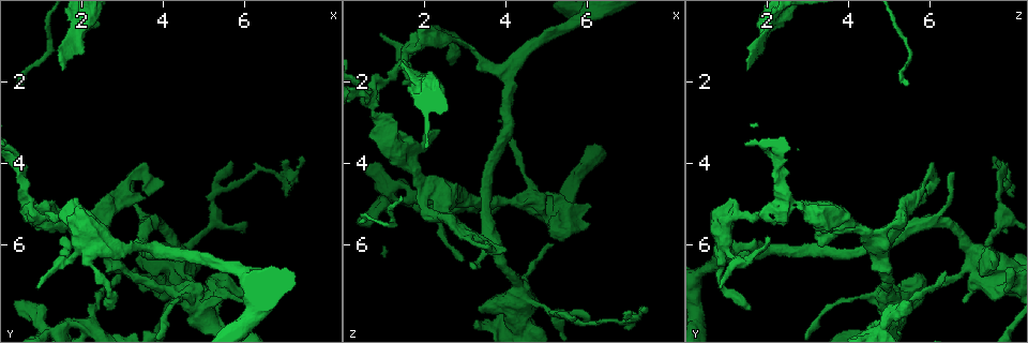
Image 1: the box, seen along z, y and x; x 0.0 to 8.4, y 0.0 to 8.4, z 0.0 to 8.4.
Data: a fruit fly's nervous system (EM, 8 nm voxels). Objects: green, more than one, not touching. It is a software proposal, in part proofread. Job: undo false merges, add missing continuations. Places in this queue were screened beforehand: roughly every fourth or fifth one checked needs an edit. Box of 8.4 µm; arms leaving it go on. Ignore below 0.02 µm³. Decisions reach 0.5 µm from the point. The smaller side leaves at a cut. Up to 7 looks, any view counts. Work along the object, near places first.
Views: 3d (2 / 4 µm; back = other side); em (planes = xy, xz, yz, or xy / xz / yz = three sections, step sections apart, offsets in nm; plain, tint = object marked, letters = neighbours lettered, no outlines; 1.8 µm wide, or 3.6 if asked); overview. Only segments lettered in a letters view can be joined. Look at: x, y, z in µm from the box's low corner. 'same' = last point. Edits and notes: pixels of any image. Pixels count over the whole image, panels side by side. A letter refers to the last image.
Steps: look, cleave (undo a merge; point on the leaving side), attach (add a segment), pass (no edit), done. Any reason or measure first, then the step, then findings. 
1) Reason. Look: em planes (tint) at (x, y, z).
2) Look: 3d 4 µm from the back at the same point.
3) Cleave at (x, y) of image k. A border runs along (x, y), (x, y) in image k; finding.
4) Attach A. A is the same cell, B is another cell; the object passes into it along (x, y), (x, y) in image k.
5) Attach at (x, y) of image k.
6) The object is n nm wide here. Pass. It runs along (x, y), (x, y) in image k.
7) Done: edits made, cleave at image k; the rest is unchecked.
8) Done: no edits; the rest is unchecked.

Branch point. Look: 3d 4 µm at (5.05, 7.55, 5.30).

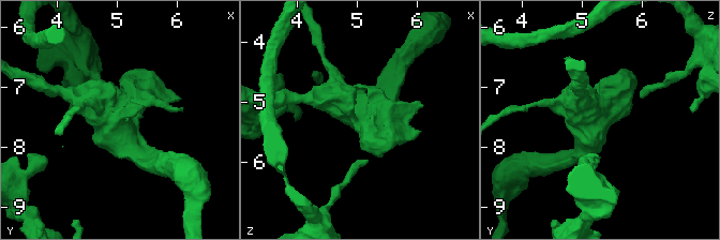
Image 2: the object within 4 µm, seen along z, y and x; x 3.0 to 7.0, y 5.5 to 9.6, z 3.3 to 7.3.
Look: em 3.6 µm xy step 4 (letters) at (5.05, 7.50, 5.30).

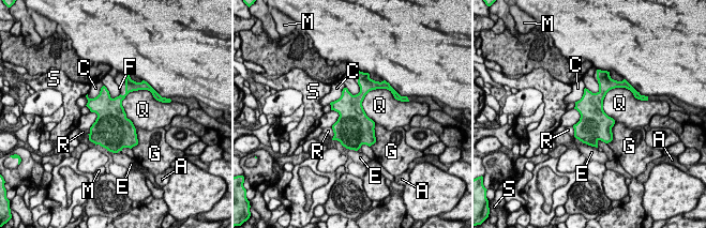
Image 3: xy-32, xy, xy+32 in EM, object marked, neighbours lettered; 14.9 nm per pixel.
Another direction. Look: em 3.6 µm planes (letters) at the same point.

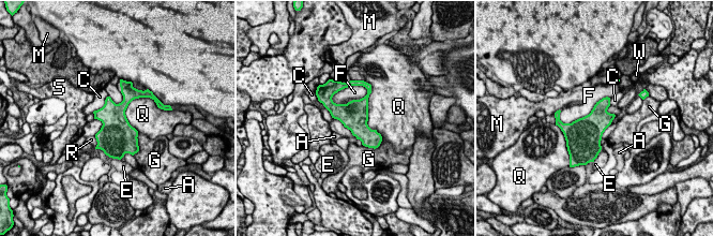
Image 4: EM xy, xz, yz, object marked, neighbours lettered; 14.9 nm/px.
Pass. A, C, E, F, G, M, Q, R, S and W are other cells; continuous, no second neuron.

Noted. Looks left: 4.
Thick turns thin. Look: em xz step 16 (letters) at (2.15, 6.05, 0.95).

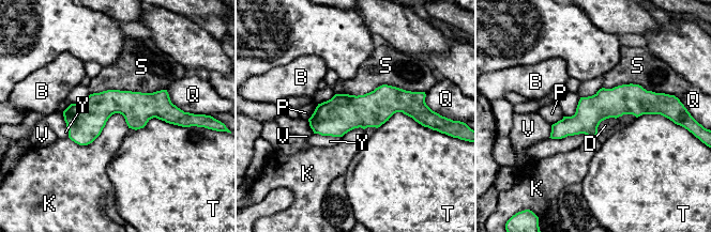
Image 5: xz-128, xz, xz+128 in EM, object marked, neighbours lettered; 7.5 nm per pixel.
Pass. B, D, K, P, Q, S, T, V and Y are other cells; a border runs along (129, 126), (69, 138) in image 5; one neuron here.

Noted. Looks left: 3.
Tapers out. Look: em yz step 4 (letters) at (1.45, 1.75, 1.55).

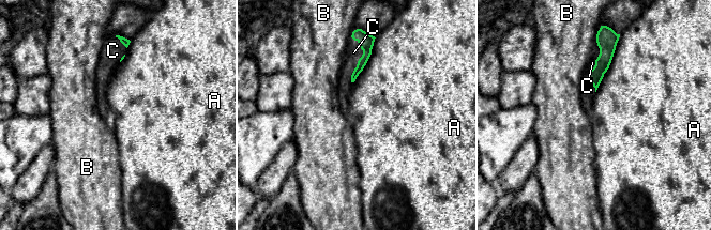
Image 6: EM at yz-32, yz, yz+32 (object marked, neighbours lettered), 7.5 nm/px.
The longest contact is with A, 420 nm. Attach C. C is the same cell, A and B are other cells; it goes on there.

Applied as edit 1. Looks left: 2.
Done: edits made, attach at image 6; the rest is unchecked.

